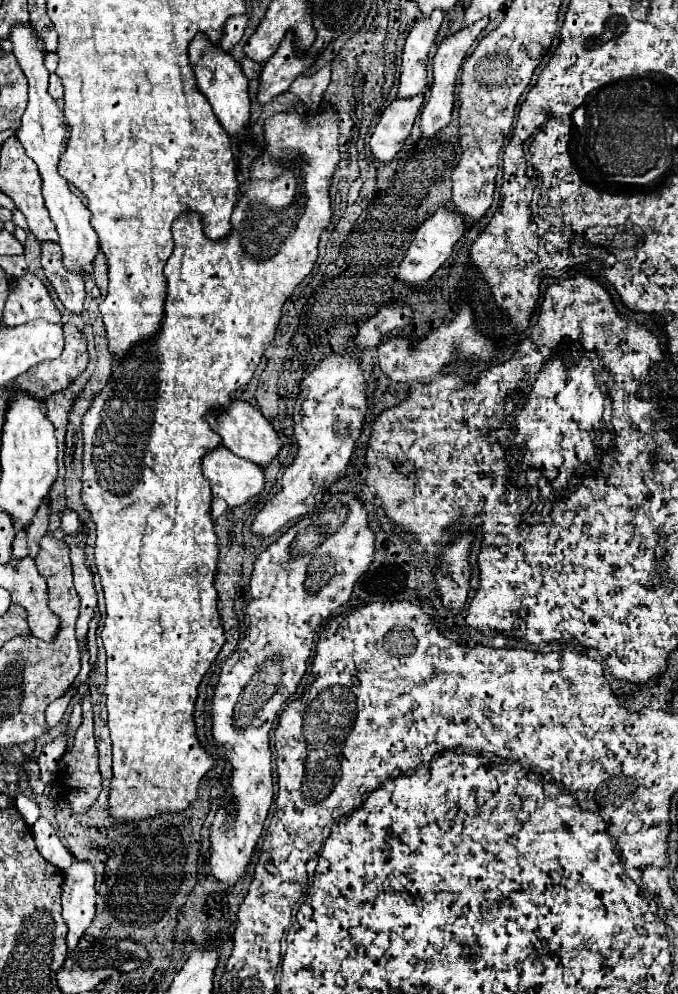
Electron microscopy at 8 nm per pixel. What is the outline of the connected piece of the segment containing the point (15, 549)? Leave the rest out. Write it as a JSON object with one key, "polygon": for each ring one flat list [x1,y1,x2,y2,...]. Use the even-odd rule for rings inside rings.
{"polygon":[[16,534,14,542,12,542,12,558,14,560,20,560,24,556,28,556,29,550,26,548,26,534]]}

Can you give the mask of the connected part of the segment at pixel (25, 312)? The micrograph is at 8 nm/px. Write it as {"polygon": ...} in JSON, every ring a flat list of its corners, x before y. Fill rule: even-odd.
{"polygon":[[28,272,24,278,18,278,18,286,10,290,2,318,8,326,20,326,36,318,60,322,62,316,54,306,46,286,32,272]]}

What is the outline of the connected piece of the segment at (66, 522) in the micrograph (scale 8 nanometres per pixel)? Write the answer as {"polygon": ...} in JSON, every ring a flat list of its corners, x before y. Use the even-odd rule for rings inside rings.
{"polygon":[[64,510,62,512,62,528,66,534,72,534,76,528,80,526,80,520,78,520,78,514,74,510]]}

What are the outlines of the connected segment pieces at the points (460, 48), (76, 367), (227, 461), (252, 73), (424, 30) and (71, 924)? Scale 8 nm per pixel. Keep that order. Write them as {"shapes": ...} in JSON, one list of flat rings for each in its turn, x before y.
{"shapes":[[[482,18,474,24,470,24,468,28,462,28,458,30,456,34,448,36,440,46,438,46,438,52,434,56,434,86,430,88,430,98,428,98,428,104,424,106,422,110,422,116,420,116,420,130,426,138,432,138,436,136,440,130,446,128,446,124,450,122,450,116,452,116,452,106,454,106,454,88,456,88,456,82,458,82,458,74,460,74,460,66,464,62,464,58,468,56,472,44,476,42,476,38,480,36,480,32,488,26,490,18]],[[64,324,64,356,58,360,45,360,16,378,12,384,18,390,28,392,36,400,66,390,88,366,86,338,74,324]],[[224,446,204,456,202,472,210,480,212,496,226,500,230,508,242,506,264,488,262,468,232,454]],[[244,58,240,66,242,66,244,74,246,74,250,80,258,80,258,78,260,78,260,72,262,72,262,64,258,64,258,62,254,62,254,60,248,60,248,58]],[[436,10,428,18,420,18,410,30,404,44,404,54,402,54,402,74,400,74,400,86,398,86,400,98,414,96,428,86,426,62,428,62,430,48,436,40,436,34,440,30,440,24,444,20,442,16,444,14]],[[76,862,64,870,62,916,68,924,66,944,72,952,94,918,94,868,88,862]]]}

